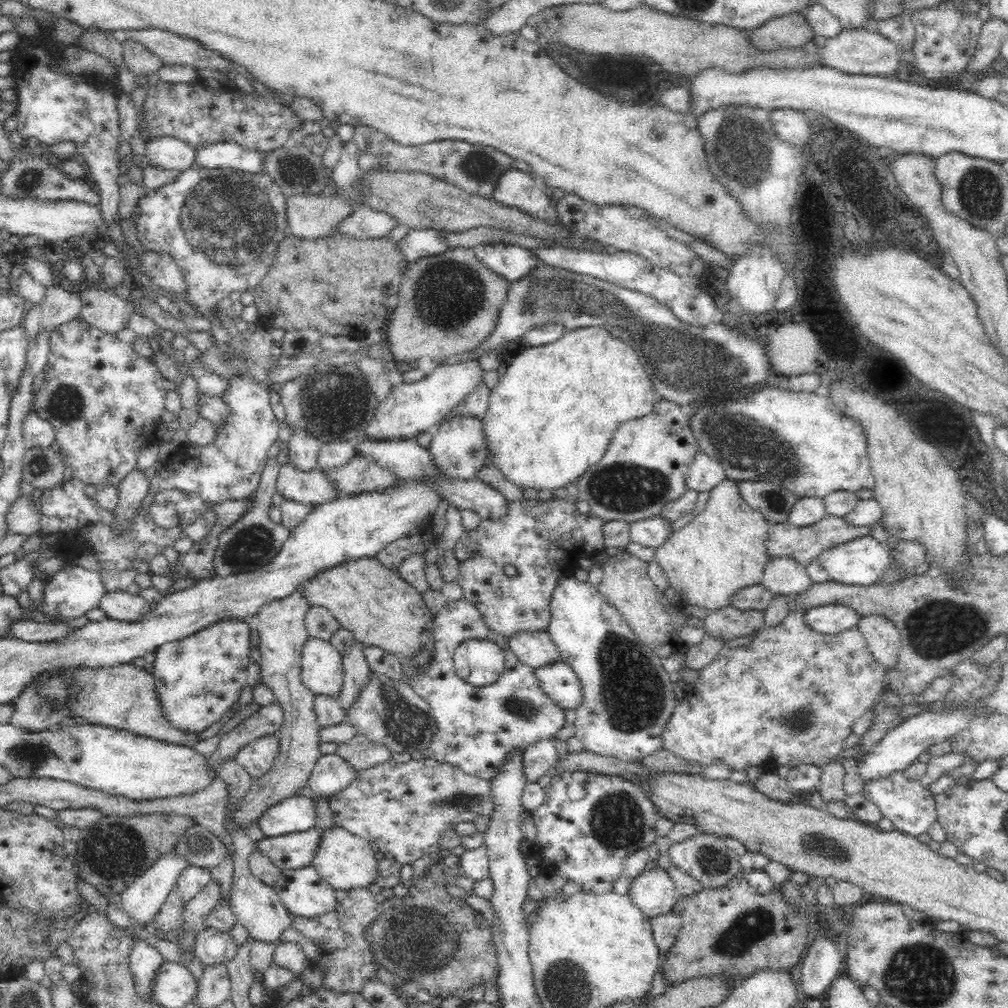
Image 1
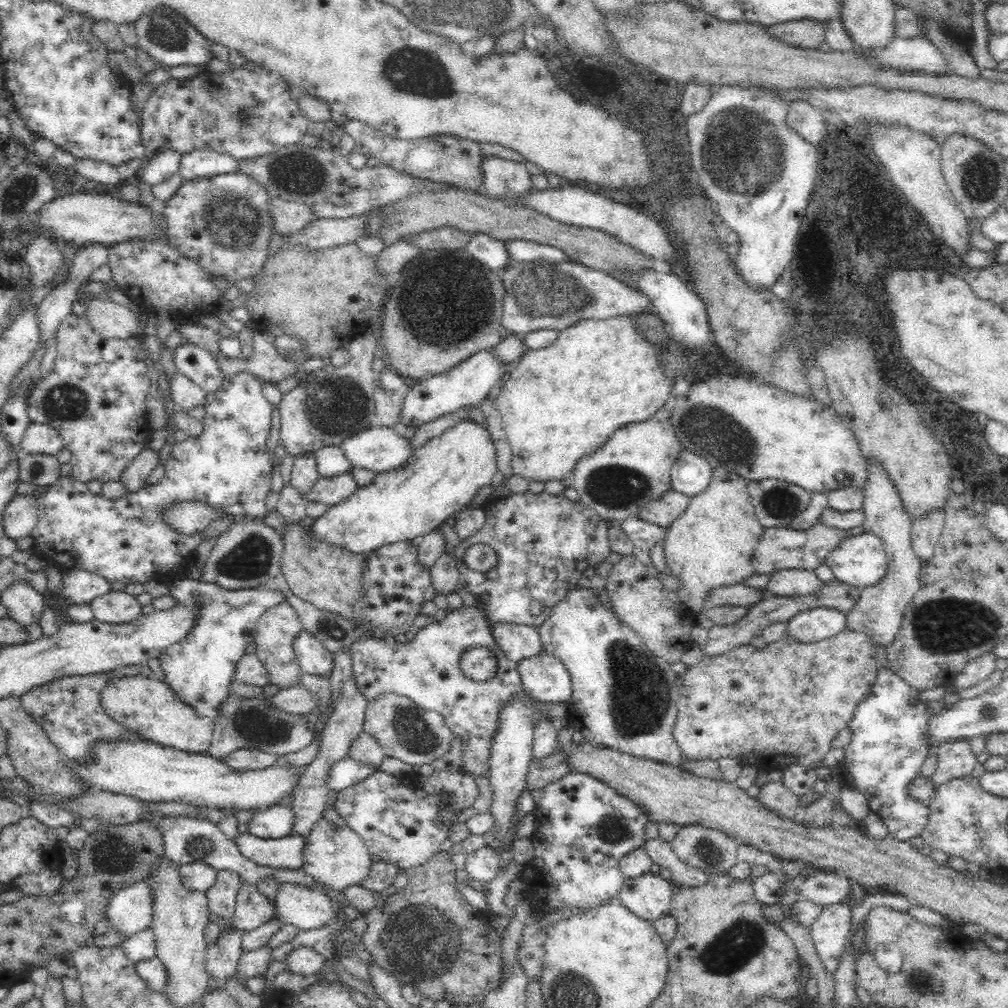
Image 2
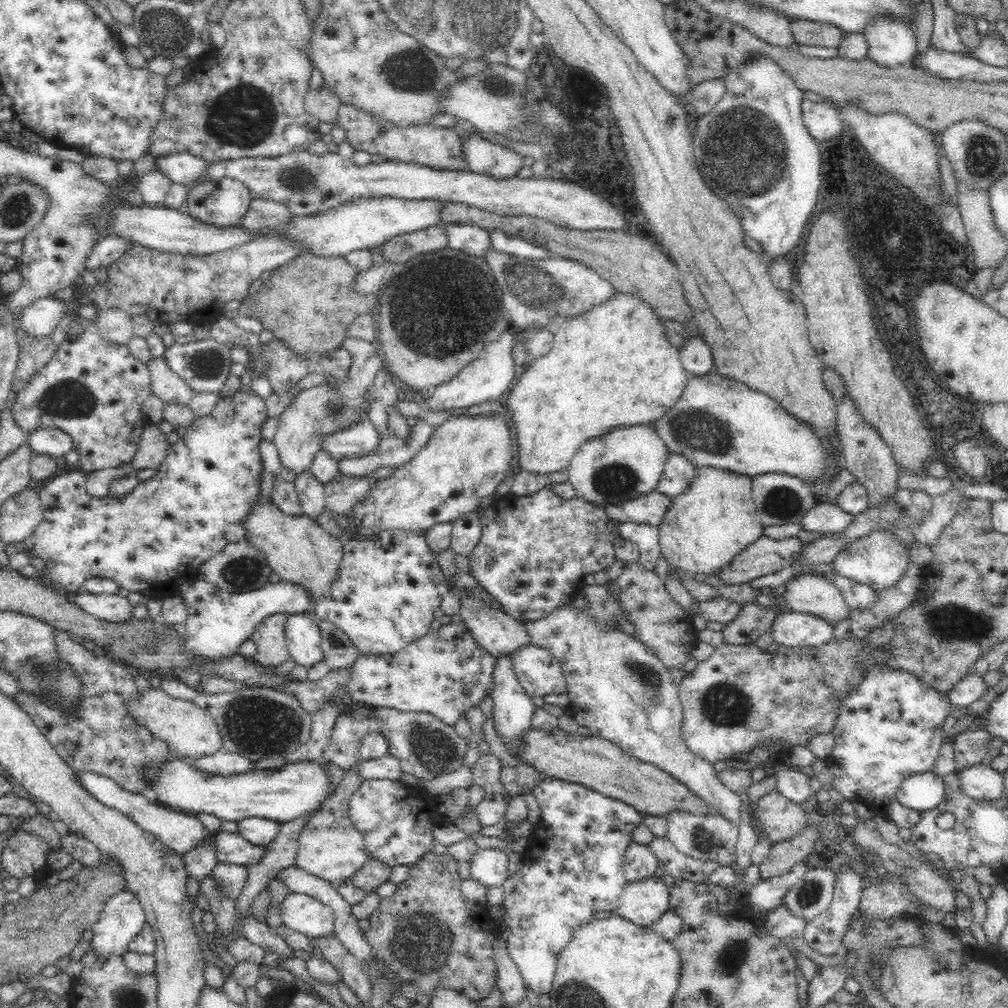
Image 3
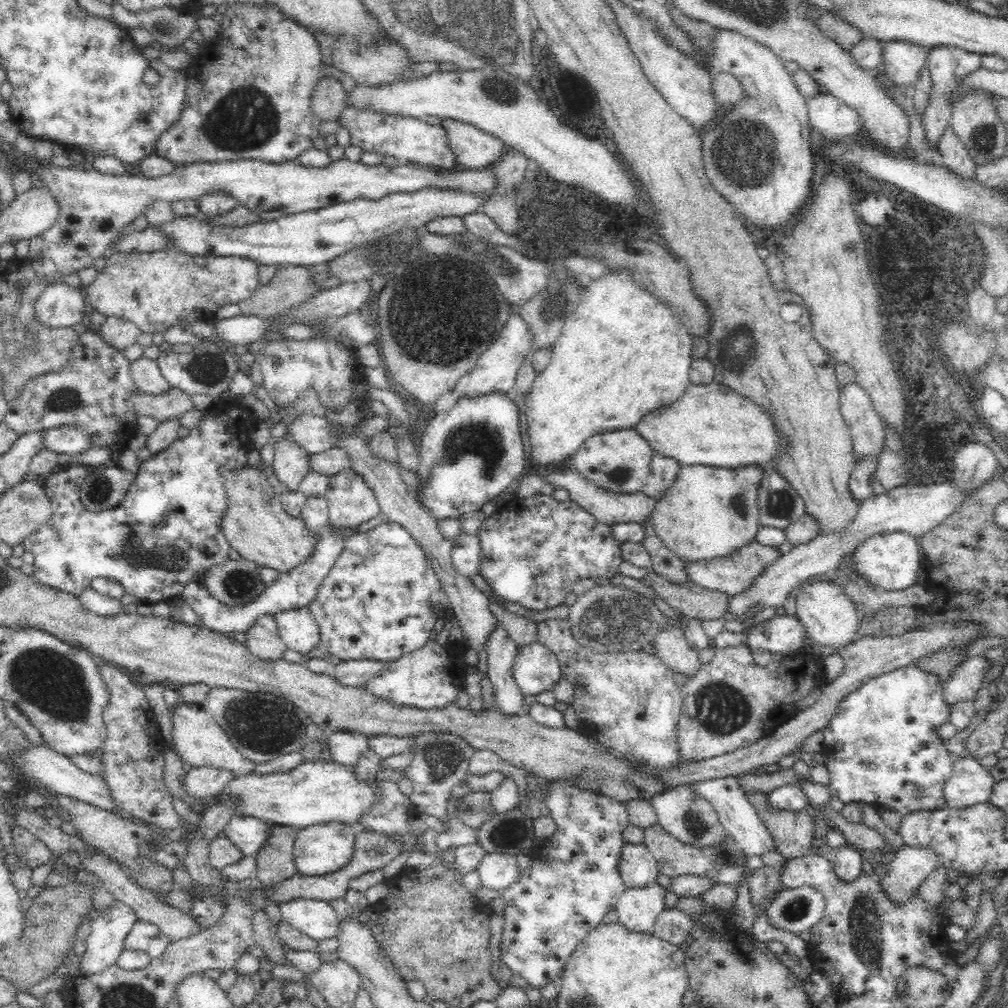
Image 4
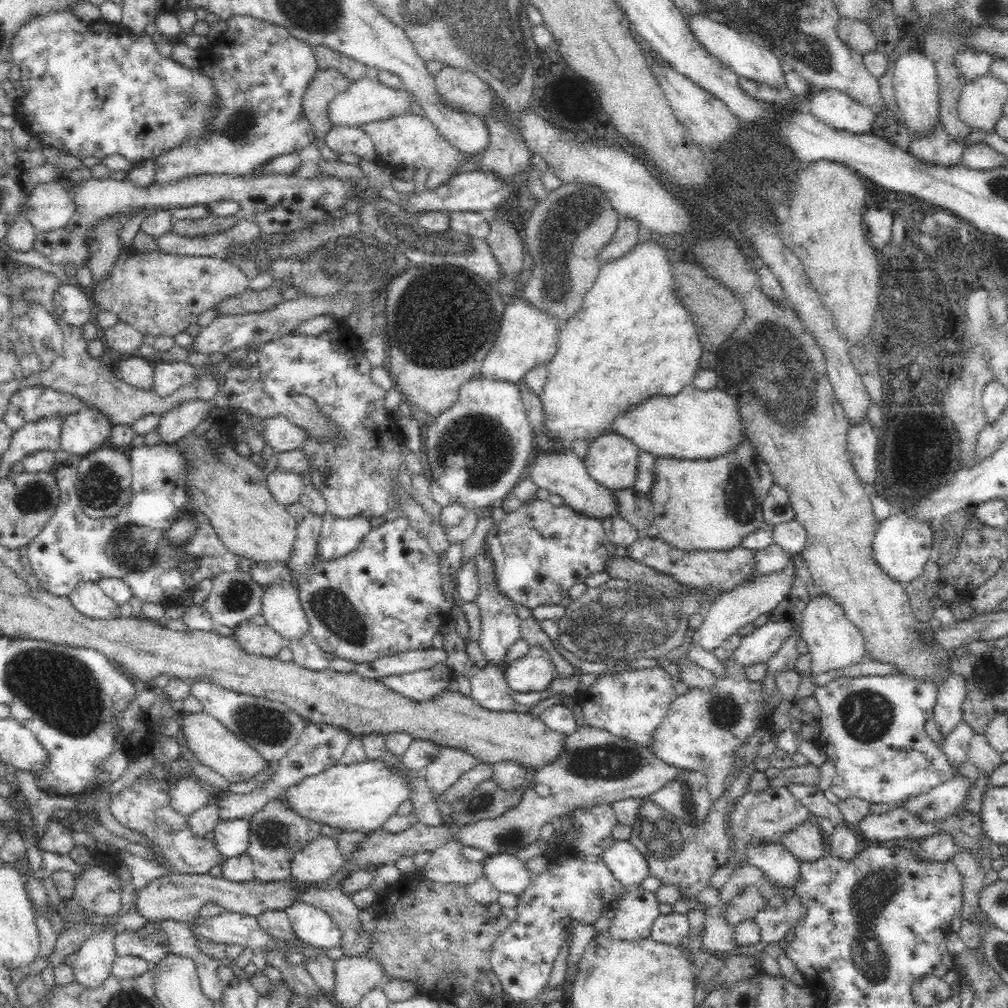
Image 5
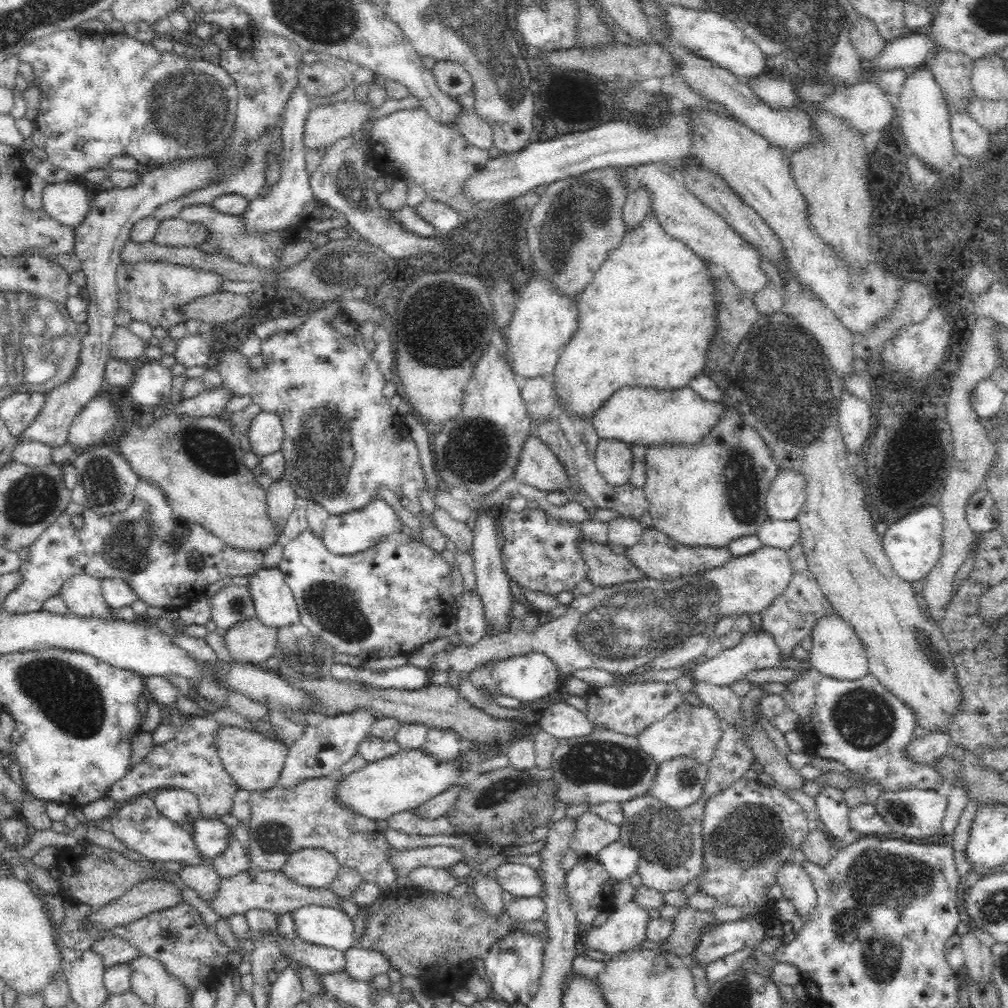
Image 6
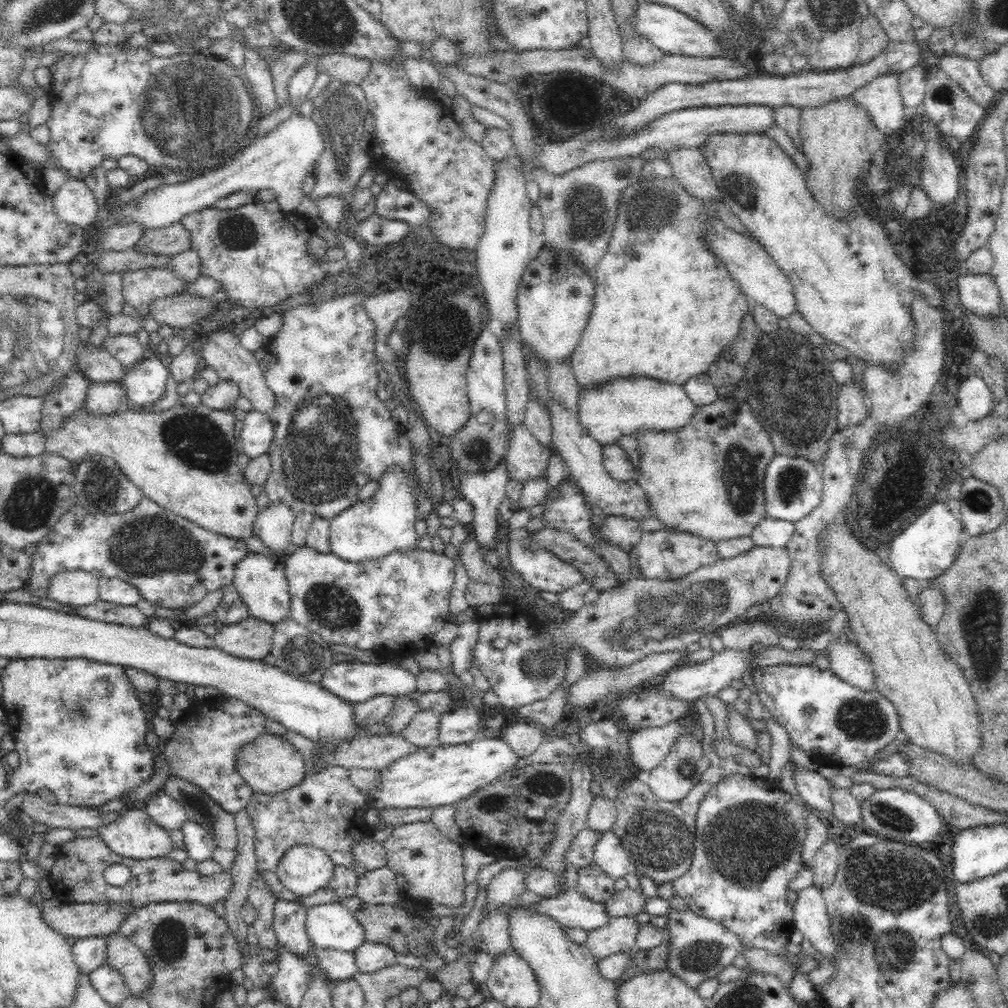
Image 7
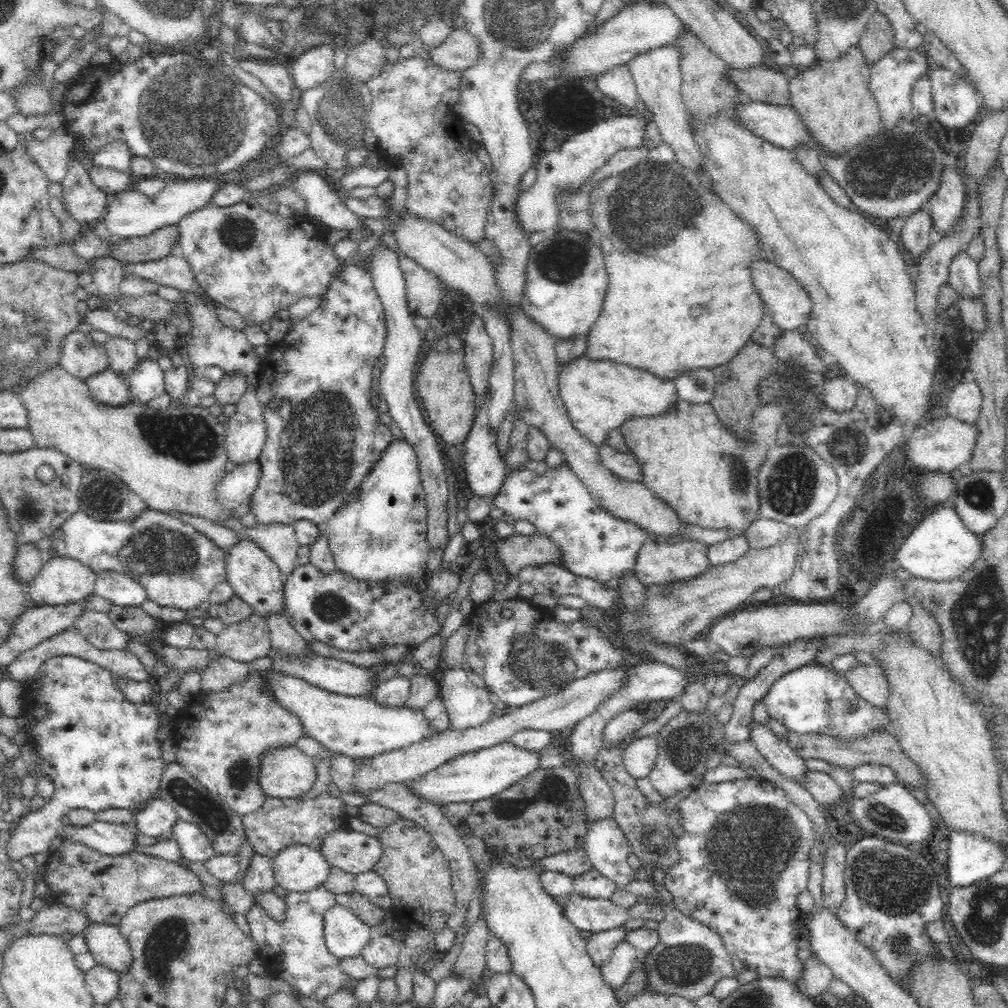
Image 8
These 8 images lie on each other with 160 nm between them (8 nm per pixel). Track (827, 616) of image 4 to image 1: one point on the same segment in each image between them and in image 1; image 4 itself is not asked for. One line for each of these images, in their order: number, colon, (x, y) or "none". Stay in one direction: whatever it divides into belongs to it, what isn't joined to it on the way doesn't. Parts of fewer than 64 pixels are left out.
1: (783, 575)
2: (795, 582)
3: (810, 594)

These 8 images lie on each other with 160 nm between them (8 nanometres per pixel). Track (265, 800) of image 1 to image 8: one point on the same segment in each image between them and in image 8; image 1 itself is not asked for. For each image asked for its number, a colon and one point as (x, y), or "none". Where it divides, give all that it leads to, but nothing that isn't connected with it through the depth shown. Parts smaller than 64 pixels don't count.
2: (277, 628)
3: (269, 637)
4: (262, 639)
5: (254, 636)
6: (250, 641)
7: (251, 639)
8: (250, 639)

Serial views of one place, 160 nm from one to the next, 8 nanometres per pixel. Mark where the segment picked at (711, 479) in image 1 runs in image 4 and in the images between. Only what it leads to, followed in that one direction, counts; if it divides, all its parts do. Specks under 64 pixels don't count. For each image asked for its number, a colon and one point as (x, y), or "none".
2: (690, 474)
3: (677, 473)
4: (663, 470)

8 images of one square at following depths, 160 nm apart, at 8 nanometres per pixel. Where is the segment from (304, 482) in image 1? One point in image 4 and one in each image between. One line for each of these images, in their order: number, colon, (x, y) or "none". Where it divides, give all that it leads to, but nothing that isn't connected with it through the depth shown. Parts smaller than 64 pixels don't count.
2: (333, 490)
3: (342, 494)
4: (350, 501)

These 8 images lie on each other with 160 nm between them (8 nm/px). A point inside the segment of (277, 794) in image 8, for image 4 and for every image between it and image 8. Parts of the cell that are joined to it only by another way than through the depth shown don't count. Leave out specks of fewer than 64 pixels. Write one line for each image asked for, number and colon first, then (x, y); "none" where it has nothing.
4: (196, 737)
5: (215, 746)
6: (254, 760)
7: (271, 764)

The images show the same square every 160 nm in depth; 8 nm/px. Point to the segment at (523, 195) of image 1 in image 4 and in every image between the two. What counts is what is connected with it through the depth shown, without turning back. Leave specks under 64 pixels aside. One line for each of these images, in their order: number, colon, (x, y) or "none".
2: (503, 178)
3: (484, 157)
4: (474, 148)

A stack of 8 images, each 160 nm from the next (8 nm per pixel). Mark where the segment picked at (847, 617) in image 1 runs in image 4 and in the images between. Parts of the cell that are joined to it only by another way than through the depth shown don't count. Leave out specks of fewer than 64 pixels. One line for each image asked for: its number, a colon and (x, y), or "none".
2: (816, 624)
3: (791, 629)
4: (784, 633)

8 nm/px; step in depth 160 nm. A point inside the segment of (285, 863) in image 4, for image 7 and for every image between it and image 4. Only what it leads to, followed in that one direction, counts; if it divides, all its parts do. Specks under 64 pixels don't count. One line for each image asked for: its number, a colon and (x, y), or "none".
5: (277, 832)
6: (283, 820)
7: (326, 811)

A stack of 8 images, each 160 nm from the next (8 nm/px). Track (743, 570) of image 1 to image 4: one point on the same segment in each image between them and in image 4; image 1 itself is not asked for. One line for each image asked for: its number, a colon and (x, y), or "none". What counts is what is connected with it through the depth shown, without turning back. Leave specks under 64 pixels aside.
2: (710, 544)
3: (705, 526)
4: (709, 511)

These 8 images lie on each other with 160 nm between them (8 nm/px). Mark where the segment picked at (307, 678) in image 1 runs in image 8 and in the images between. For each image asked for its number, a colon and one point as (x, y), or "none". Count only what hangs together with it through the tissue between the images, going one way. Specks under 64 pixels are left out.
2: (312, 657)
3: (303, 636)
4: (296, 626)
5: (280, 606)
6: (274, 603)
7: (260, 578)
8: (255, 579)

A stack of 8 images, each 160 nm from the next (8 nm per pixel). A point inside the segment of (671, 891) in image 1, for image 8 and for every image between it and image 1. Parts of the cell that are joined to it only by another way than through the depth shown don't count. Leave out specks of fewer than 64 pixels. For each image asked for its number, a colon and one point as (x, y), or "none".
2: (649, 896)
3: (642, 902)
4: (638, 908)
5: (634, 916)
6: (624, 928)
7: (619, 935)
8: (600, 945)

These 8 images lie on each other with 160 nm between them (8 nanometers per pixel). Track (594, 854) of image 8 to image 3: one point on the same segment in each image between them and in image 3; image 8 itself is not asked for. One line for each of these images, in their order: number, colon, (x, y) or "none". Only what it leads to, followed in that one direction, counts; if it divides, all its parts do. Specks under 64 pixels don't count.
3: (640, 863)
4: (637, 868)
5: (625, 862)
6: (618, 860)
7: (609, 854)

